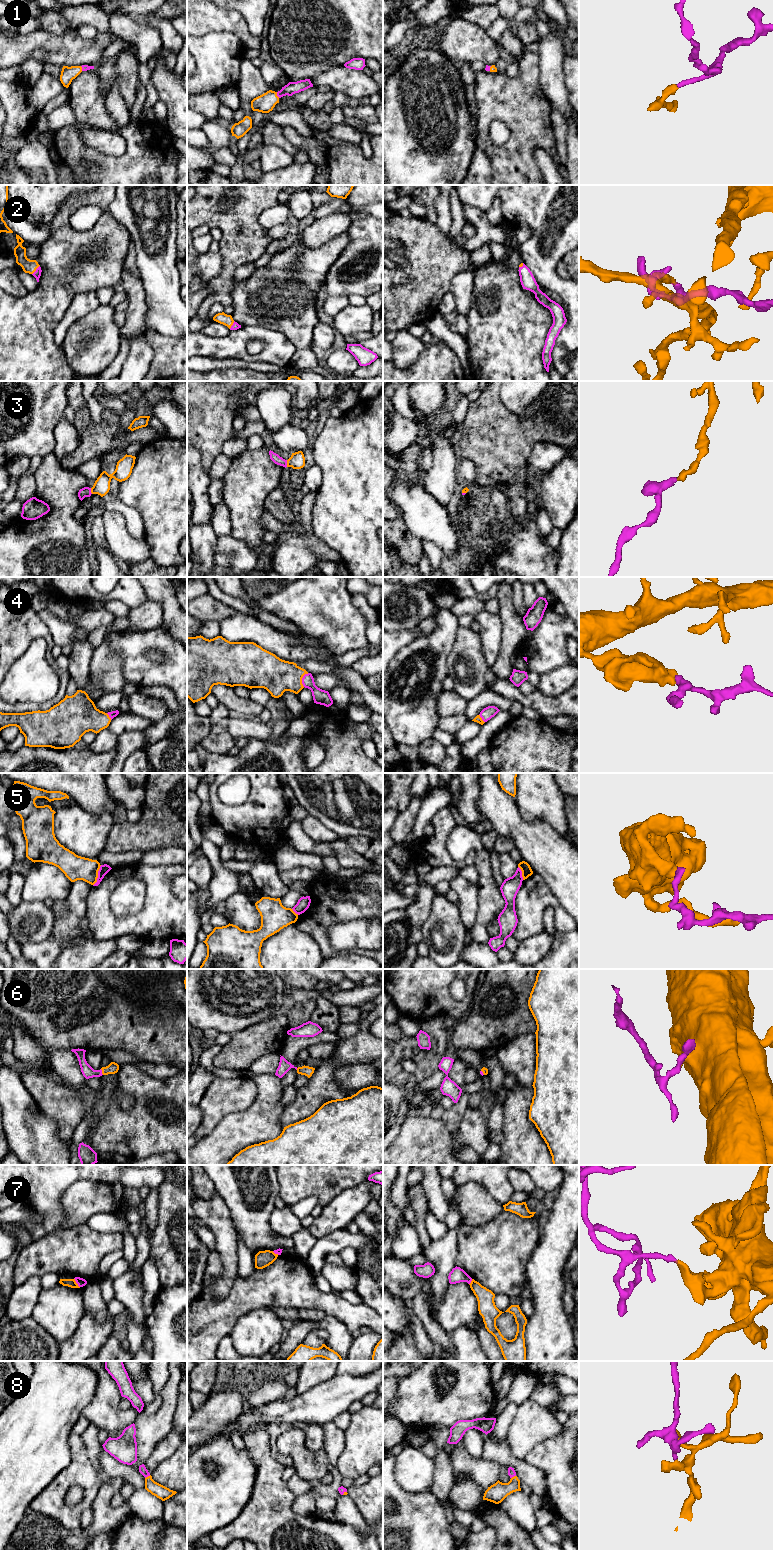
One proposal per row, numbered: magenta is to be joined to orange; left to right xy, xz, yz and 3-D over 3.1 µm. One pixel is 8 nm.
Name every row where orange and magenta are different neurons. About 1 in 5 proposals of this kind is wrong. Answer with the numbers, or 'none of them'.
5, 7

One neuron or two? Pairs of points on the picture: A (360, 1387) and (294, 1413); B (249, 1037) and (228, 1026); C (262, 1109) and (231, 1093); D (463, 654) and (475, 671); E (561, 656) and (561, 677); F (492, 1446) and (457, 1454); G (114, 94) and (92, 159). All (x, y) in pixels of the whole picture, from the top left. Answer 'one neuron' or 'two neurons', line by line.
A: one neuron
B: two neurons
C: two neurons
D: one neuron
E: two neurons
F: two neurons
G: two neurons

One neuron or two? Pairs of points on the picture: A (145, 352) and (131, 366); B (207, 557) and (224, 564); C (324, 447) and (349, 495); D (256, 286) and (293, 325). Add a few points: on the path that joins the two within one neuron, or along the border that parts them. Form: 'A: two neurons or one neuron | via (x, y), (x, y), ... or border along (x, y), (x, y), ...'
A: one neuron | via (142, 355), (134, 363)
B: two neurons | border along (218, 537), (214, 545), (213, 566)
C: one neuron | via (336, 459), (349, 472), (349, 483)
D: one neuron | via (268, 298), (270, 300), (278, 300), (291, 313)

